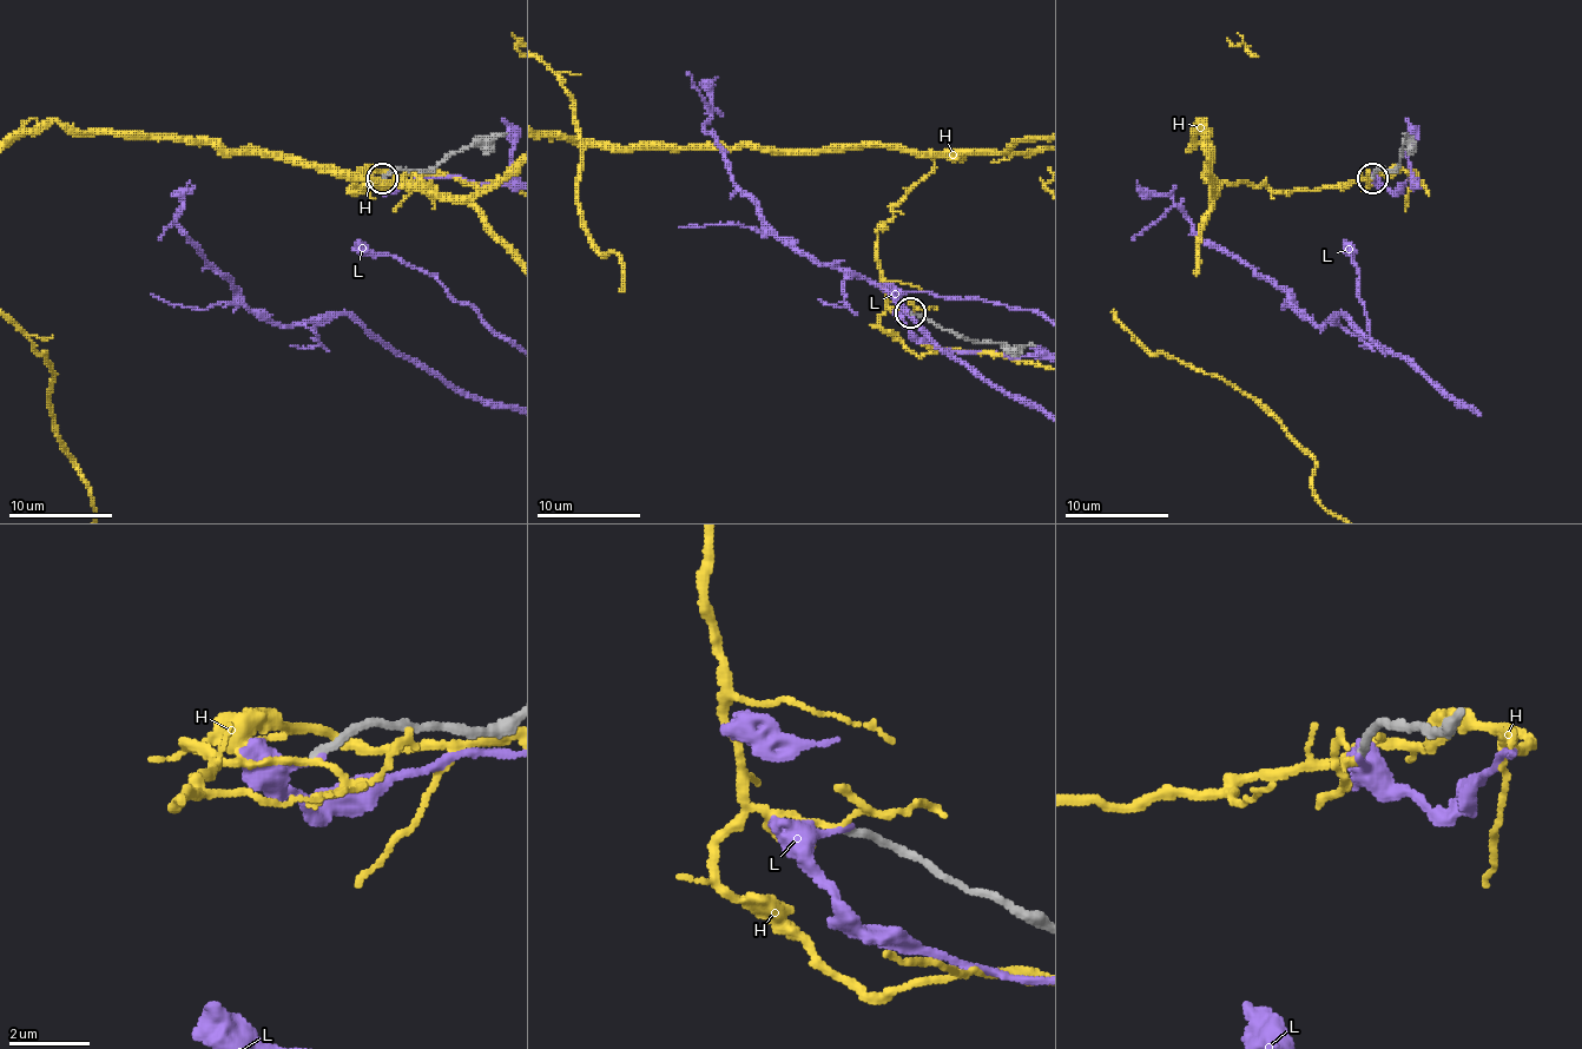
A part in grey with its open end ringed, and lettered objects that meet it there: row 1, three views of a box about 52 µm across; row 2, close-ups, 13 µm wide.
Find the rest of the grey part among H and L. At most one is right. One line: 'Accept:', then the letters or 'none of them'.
Accept: none of them

